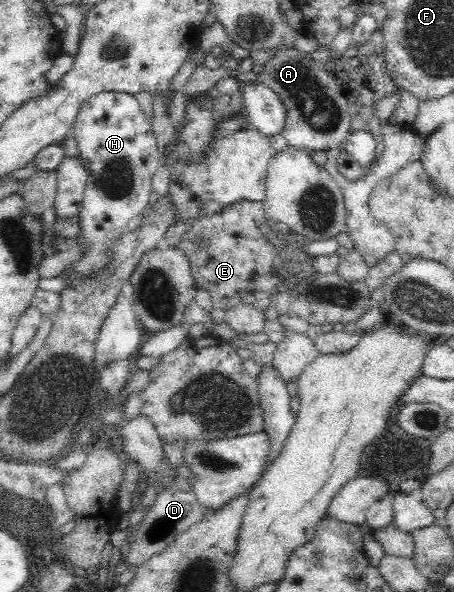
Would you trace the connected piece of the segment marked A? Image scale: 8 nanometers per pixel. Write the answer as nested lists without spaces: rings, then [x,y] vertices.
[[[292,46],[270,55],[262,71],[253,71],[253,60],[250,57],[242,59],[236,66],[236,71],[254,72],[259,83],[267,85],[280,97],[286,110],[284,127],[280,133],[289,145],[309,151],[327,151],[344,143],[349,136],[352,116],[341,87],[326,66],[327,64],[314,60],[312,53]]]

